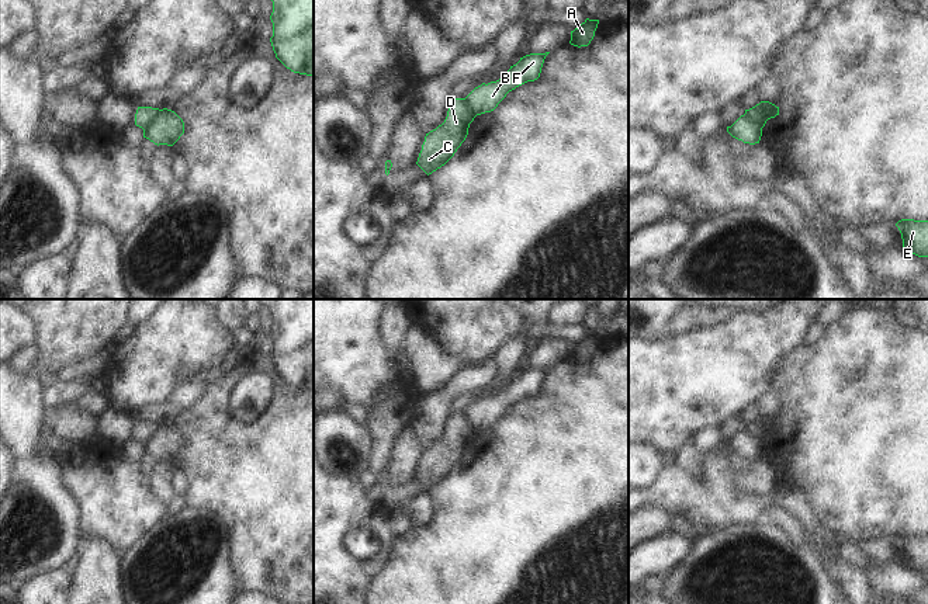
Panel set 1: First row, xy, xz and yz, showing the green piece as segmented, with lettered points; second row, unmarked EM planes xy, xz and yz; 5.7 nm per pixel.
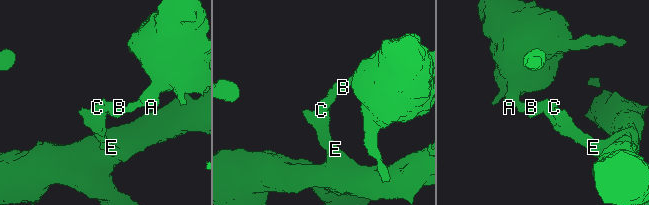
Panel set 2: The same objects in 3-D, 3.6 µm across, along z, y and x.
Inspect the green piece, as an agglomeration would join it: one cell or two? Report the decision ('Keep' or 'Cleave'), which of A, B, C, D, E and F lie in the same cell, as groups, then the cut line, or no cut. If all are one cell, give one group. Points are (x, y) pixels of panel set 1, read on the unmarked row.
Cleave. Groups: A B F / C D E. Split along xy (162, 424), (144, 444).

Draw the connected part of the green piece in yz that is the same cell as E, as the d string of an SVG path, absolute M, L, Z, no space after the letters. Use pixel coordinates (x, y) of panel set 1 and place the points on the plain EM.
M901 534L896 541L907 566L918 572L928 572L928 535Z

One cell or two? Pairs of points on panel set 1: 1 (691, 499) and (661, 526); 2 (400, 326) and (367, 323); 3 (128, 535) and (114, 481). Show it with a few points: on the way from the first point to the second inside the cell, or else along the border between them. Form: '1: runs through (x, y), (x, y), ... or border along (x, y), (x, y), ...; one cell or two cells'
1: border along (643, 510), (658, 507), (678, 523); two cells
2: border along (383, 313), (384, 339), (392, 350), (401, 353); two cells
3: runs through (124, 521), (123, 506), (116, 495); one cell

